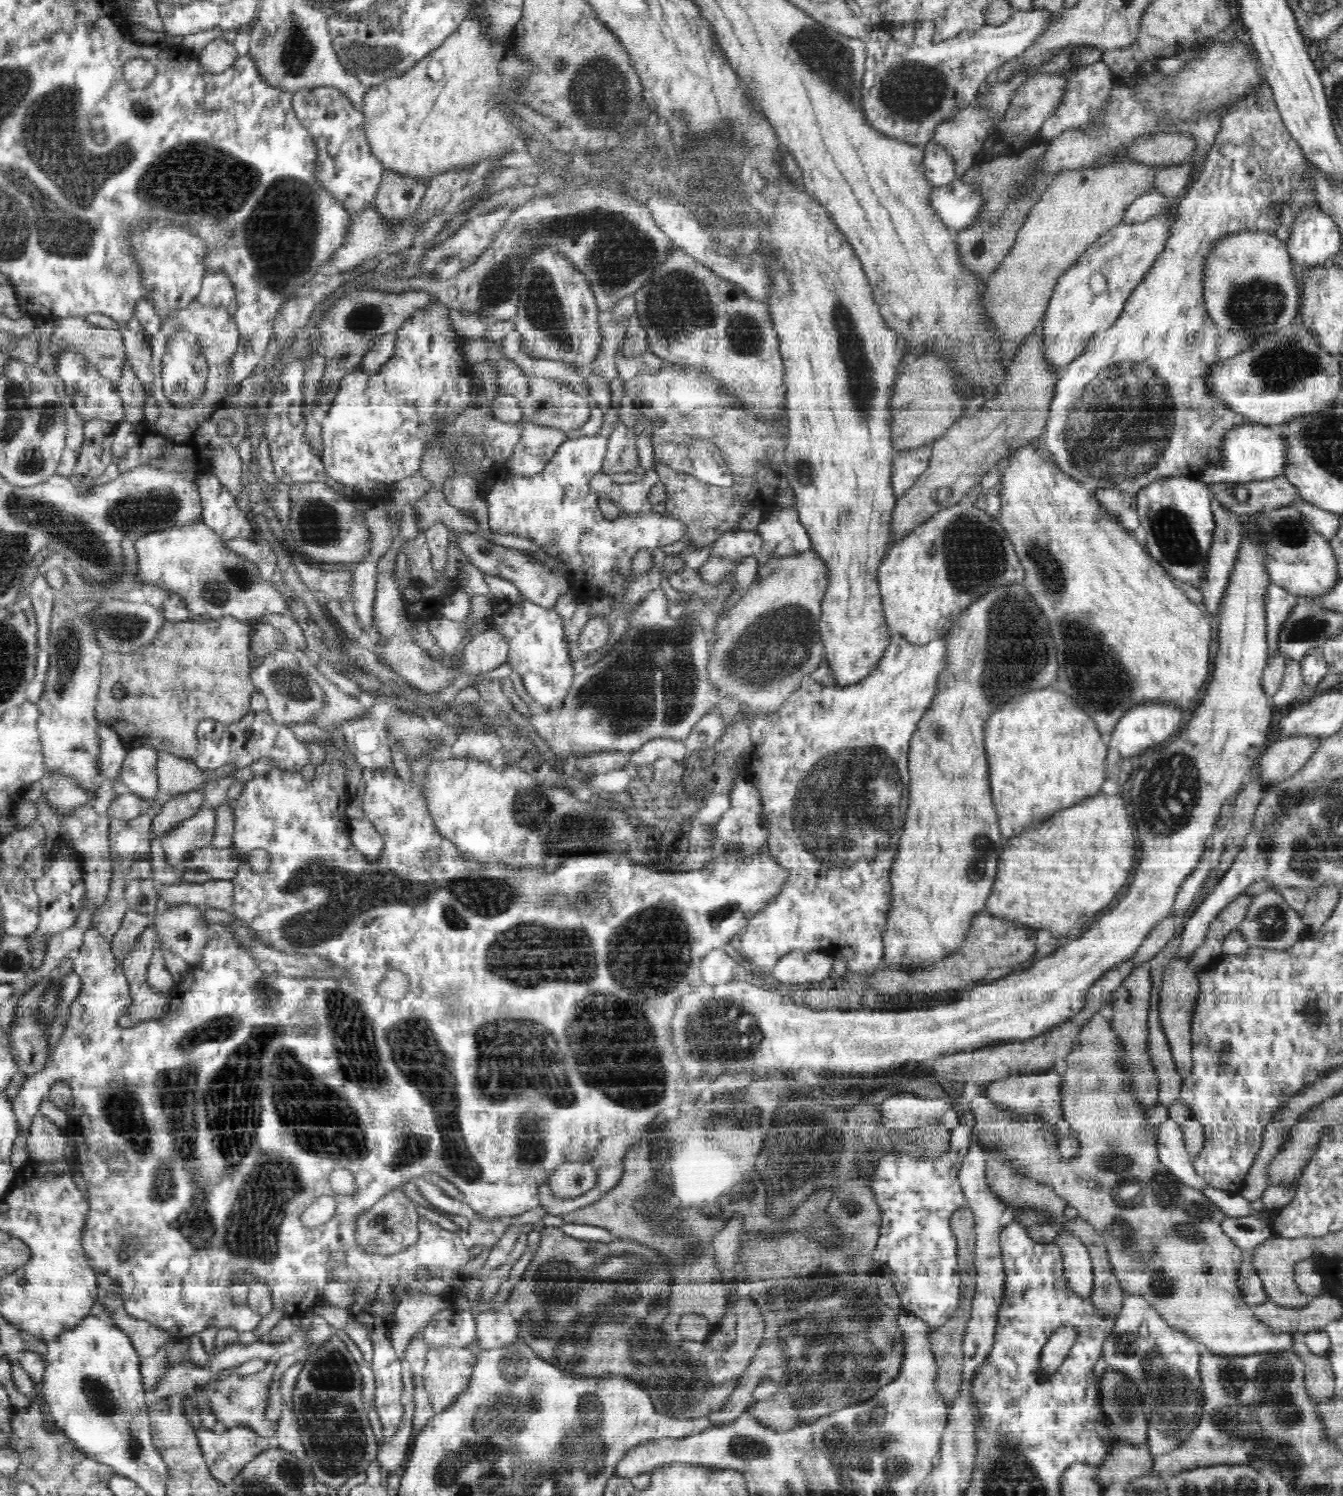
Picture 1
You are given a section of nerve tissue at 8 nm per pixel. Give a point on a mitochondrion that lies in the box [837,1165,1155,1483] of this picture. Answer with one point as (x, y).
(1120, 1398)

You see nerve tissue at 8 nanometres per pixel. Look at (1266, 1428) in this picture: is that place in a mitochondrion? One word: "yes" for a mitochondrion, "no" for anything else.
yes

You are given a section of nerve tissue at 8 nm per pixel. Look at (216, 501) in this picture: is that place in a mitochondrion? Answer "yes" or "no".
no

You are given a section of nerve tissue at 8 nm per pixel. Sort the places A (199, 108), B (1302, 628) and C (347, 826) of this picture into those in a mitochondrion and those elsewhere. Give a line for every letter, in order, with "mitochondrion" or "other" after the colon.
A: other
B: mitochondrion
C: other

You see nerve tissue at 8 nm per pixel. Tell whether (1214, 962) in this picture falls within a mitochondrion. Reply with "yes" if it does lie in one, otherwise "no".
no

